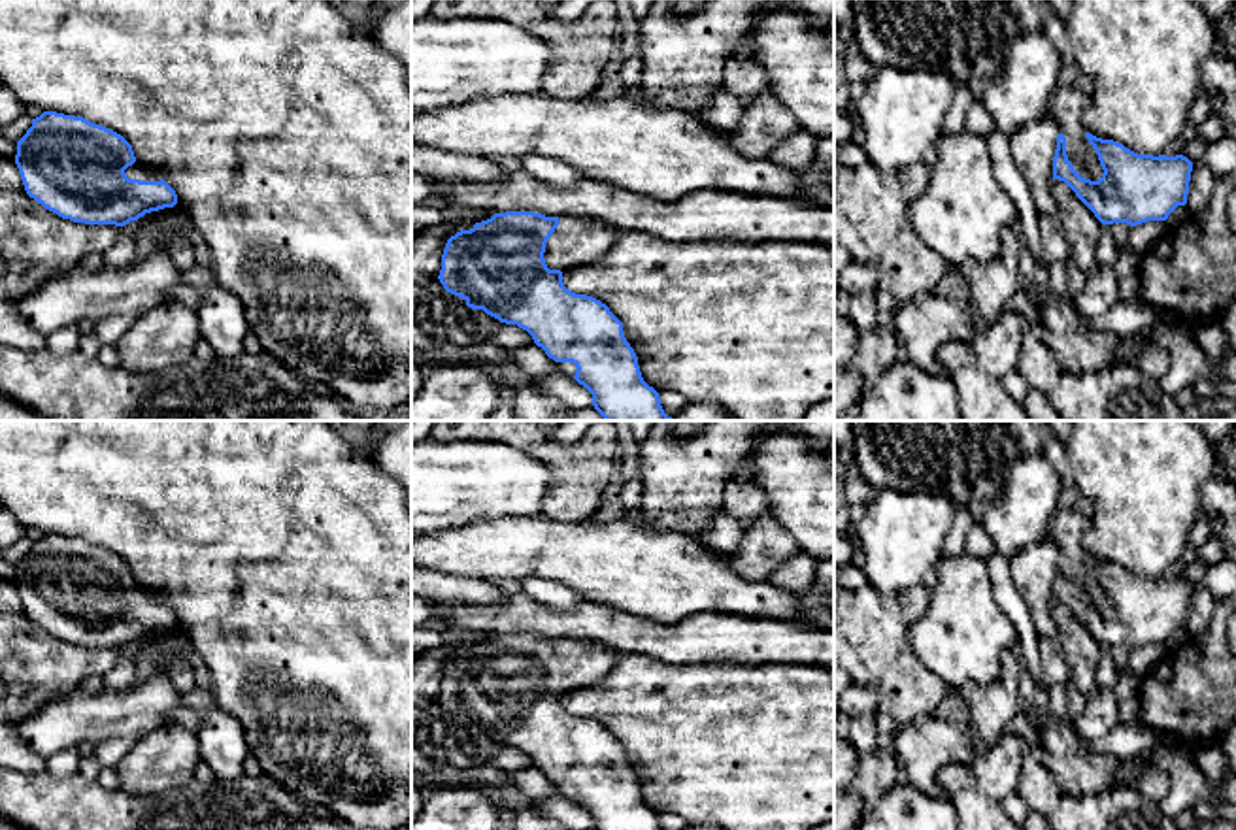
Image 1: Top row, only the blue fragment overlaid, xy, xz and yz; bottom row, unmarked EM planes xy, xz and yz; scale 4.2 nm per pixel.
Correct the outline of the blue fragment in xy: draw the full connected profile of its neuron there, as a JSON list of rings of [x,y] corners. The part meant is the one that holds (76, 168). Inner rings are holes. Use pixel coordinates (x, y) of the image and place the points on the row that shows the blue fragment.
[[[75,115],[32,119],[15,164],[26,194],[74,223],[125,226],[177,204],[175,191],[136,162],[121,134]]]

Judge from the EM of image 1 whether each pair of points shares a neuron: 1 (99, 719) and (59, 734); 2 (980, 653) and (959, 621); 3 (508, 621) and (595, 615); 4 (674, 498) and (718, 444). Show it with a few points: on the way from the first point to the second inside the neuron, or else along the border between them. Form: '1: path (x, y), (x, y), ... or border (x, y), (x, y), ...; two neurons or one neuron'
1: path (89, 719), (74, 719), (68, 725); one neuron
2: path (972, 646), (963, 636), (963, 629); one neuron
3: path (529, 621), (574, 621); one neuron
4: path (684, 485), (710, 457); one neuron

